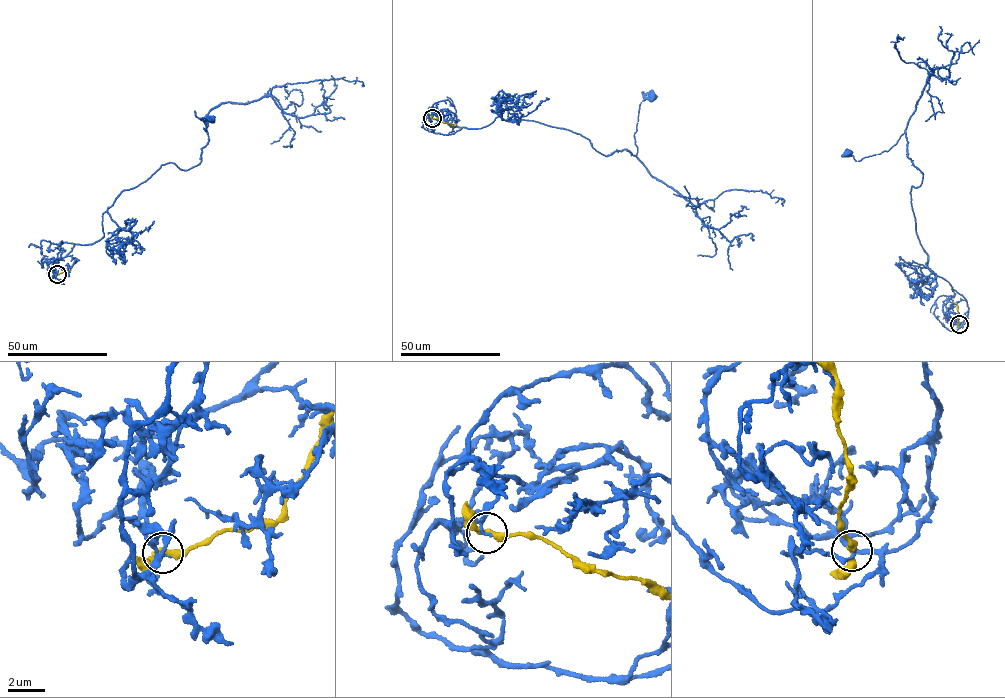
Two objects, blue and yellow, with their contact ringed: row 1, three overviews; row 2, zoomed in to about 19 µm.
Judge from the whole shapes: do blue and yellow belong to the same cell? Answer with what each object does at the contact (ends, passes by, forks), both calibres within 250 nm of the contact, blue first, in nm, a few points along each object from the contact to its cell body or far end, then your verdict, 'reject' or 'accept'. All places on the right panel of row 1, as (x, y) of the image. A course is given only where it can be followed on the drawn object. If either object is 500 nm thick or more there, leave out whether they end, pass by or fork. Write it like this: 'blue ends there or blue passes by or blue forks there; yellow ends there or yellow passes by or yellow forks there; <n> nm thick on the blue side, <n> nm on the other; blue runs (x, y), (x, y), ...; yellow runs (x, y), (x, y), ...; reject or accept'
blue ends there; yellow passes by; 240 nm thick on the blue side, 320 nm on the other; blue runs (959, 324), (934, 316), (954, 293), (916, 232), (923, 176), (905, 133), (847, 152); yellow runs (959, 324), (954, 302); reject

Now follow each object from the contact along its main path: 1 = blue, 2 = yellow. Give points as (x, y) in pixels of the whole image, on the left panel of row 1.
1: (57, 274), (59, 243), (99, 240), (102, 214), (123, 191), (169, 162), (186, 170), (198, 164), (210, 118)
2: (57, 274), (69, 270), (75, 257)

